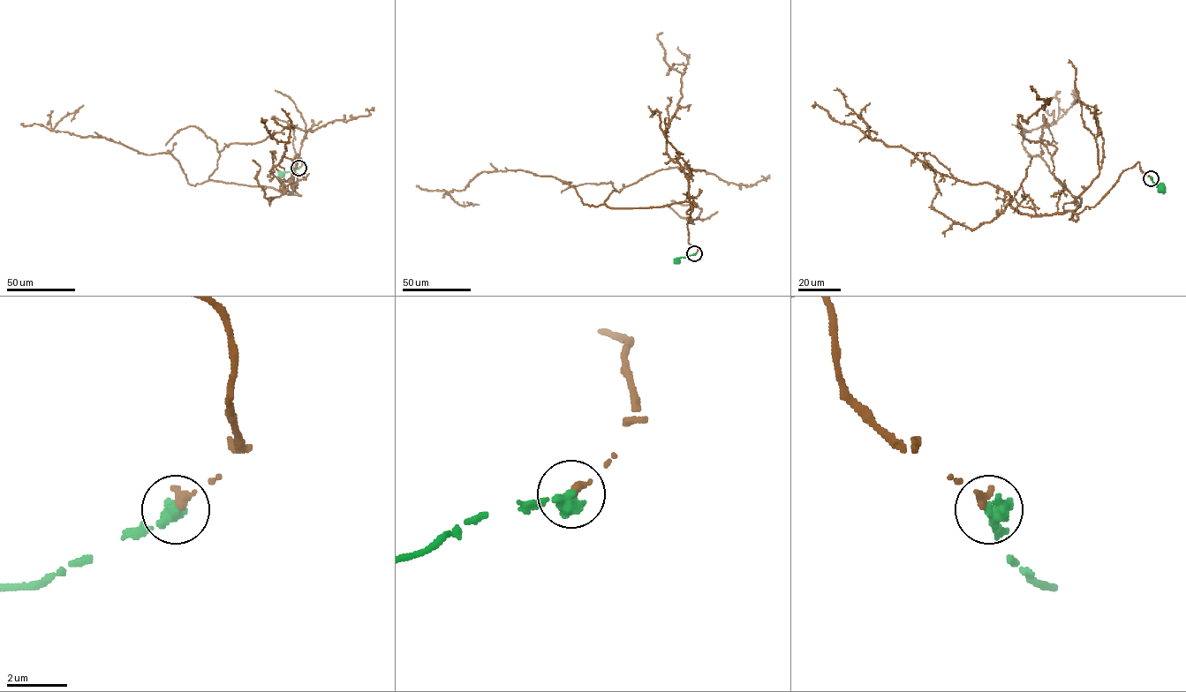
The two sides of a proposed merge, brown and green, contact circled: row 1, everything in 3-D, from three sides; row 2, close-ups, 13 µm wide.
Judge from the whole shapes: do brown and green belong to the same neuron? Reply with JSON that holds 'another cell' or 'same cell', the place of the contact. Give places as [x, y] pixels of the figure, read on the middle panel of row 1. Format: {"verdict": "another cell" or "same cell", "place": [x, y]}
{"verdict": "same cell", "place": [694, 253]}

